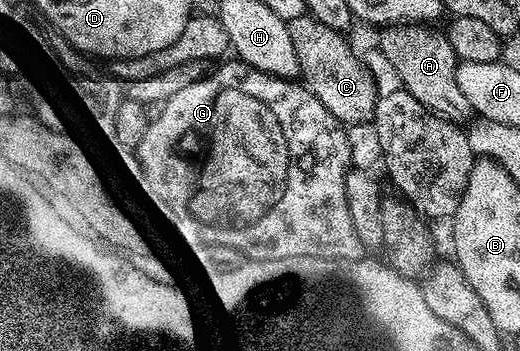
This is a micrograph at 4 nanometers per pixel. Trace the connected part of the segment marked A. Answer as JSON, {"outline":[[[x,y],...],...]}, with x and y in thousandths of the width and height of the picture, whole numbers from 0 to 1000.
{"outline":[[[777,63],[742,83],[735,145],[740,162],[756,177],[775,234],[773,259],[794,268],[802,291],[815,296],[827,319],[852,330],[858,342],[892,348],[908,339],[902,279],[887,268],[887,245],[879,245],[879,168],[871,134],[860,117],[858,88],[844,91],[821,63]]]}

